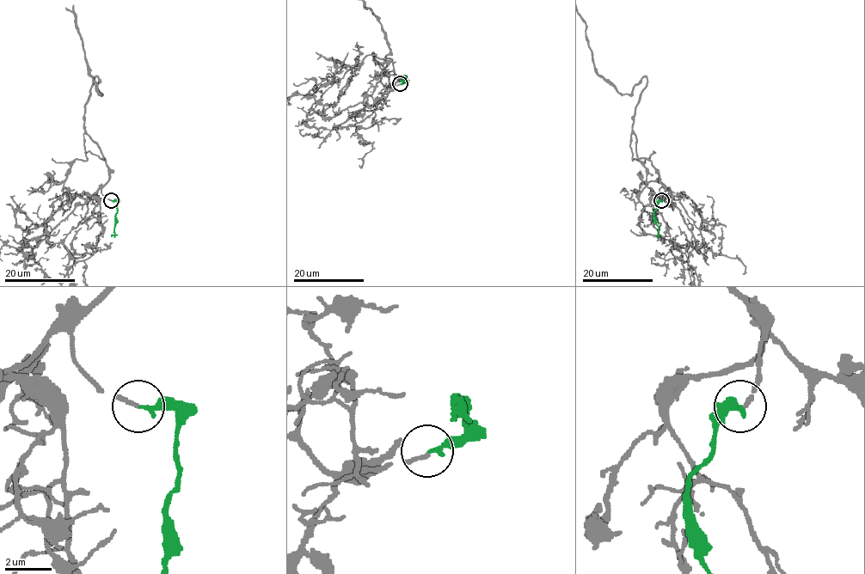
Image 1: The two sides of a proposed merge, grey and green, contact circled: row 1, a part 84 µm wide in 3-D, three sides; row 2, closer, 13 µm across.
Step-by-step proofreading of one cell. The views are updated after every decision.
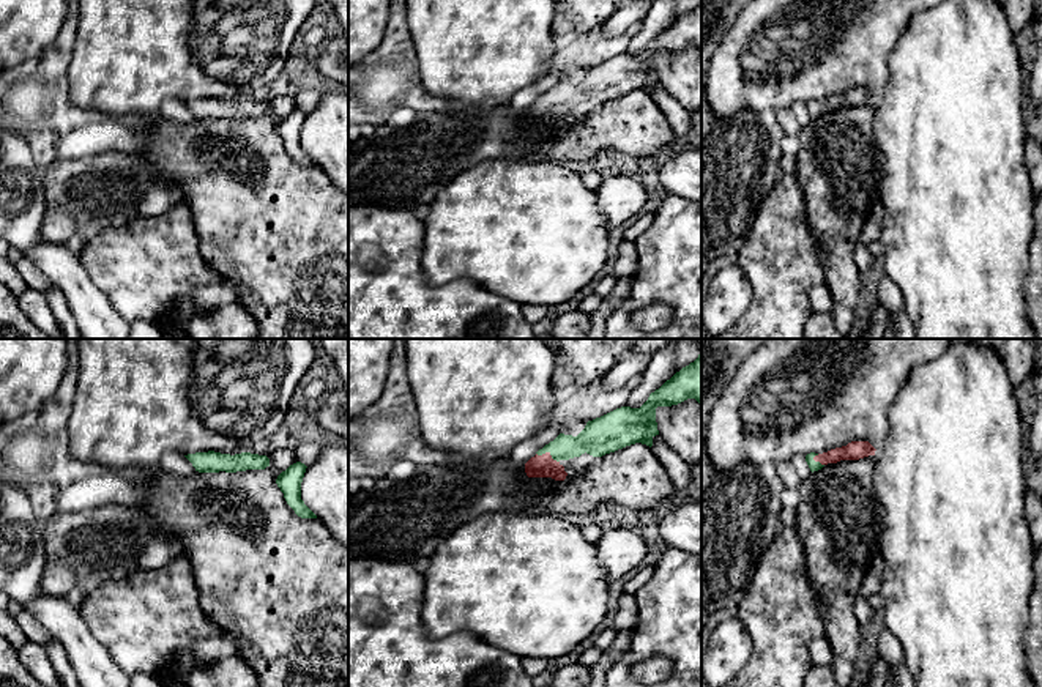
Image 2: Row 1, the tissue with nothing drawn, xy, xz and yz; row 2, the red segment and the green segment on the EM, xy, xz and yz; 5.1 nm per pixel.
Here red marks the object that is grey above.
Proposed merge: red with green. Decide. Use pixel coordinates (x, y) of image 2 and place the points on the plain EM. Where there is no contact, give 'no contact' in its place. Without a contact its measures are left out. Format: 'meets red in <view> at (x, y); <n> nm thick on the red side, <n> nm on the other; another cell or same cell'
meets red in xz at (547, 100); 110 nm thick on the red side, 160 nm on the other; same cell

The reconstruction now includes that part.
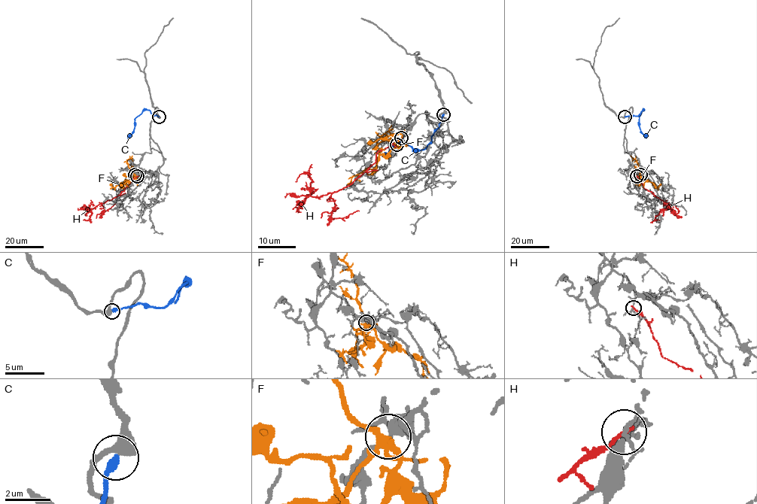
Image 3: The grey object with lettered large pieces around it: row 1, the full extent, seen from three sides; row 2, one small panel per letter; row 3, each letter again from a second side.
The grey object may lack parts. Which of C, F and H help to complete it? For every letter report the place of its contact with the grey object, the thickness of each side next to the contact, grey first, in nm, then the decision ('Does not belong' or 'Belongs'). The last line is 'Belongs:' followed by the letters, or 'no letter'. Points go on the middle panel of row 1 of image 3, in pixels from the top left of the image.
C: Touches grey at (443, 114). Thickness 460 nm (grey) against 360 nm. Does not belong
F: Touches grey at (396, 144). Thickness 420 nm (grey) against 280 nm. Does not belong
H: Touches grey at (401, 138). Thickness 130 nm (grey) against 170 nm. Does not belong
Belongs: no letter

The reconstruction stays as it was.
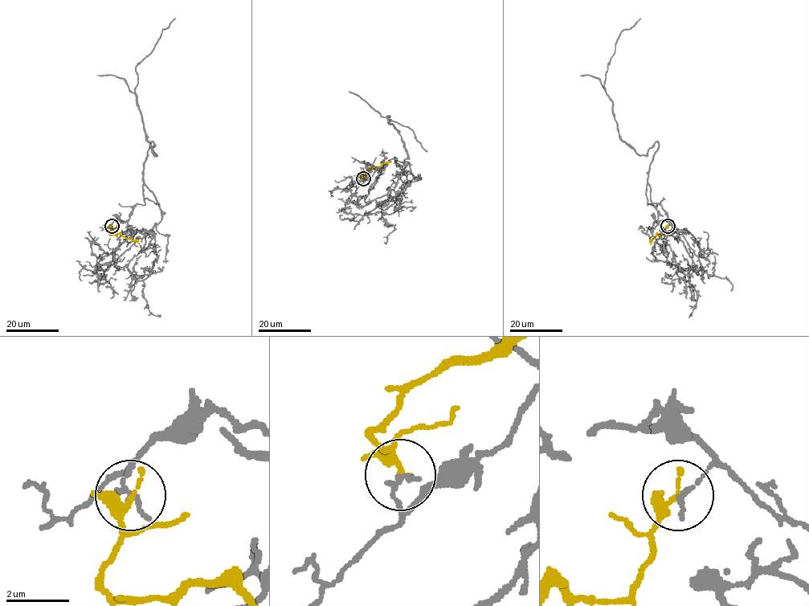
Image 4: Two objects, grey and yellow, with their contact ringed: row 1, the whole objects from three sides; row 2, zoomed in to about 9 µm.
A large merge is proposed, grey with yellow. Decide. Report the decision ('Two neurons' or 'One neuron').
Two neurons

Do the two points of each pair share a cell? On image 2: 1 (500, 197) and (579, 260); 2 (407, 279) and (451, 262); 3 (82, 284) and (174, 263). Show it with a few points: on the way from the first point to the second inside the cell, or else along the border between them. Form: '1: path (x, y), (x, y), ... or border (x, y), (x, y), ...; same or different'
1: path (519, 216), (541, 238), (560, 243); same
2: border (423, 235), (424, 278), (431, 284), (457, 279); different
3: border (79, 257), (89, 279), (115, 311); different

